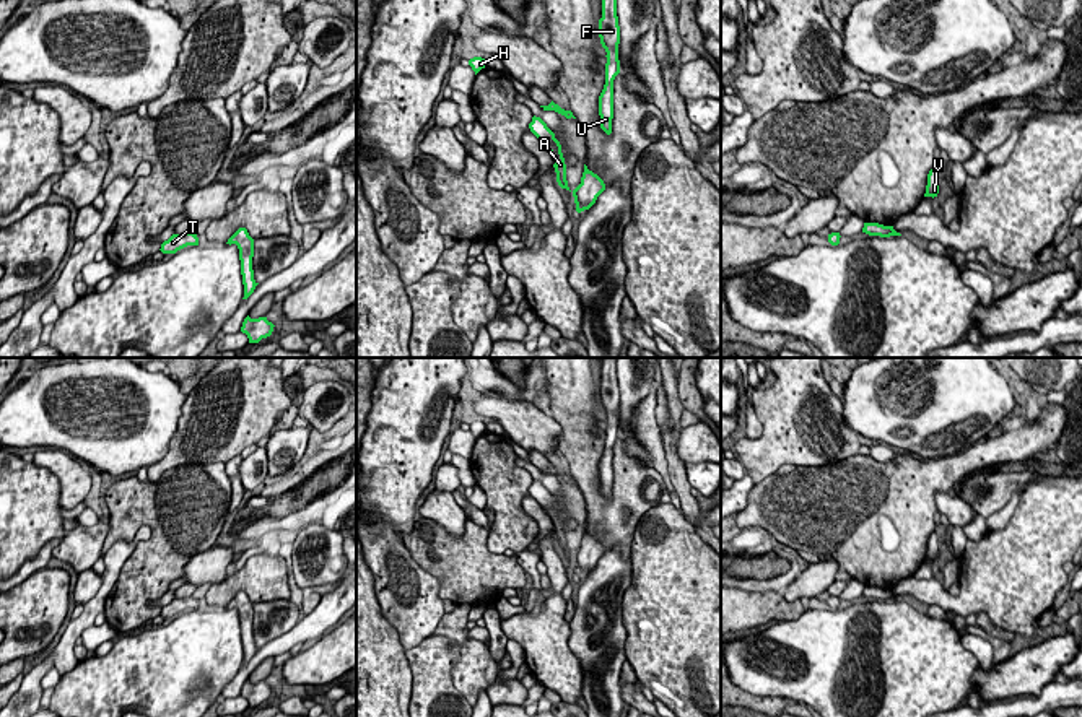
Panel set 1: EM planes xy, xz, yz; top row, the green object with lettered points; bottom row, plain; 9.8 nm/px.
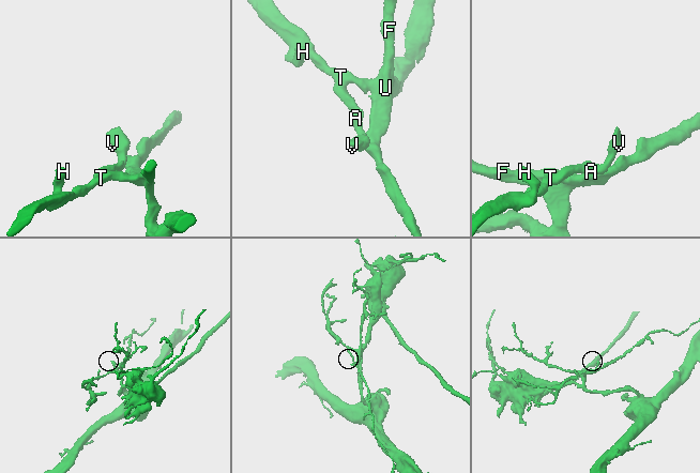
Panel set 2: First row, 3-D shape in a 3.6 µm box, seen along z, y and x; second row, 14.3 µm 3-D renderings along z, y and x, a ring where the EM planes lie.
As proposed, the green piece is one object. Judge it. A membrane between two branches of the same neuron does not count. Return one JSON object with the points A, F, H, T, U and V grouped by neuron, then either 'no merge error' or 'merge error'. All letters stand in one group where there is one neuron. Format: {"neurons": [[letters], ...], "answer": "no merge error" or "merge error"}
{"neurons": [["A", "F", "H", "T", "U", "V"]], "answer": "no merge error"}

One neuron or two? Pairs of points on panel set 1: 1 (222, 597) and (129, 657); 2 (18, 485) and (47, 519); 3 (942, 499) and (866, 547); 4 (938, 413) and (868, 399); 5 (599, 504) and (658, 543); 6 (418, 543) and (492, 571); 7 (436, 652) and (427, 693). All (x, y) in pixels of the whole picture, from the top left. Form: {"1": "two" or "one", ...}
{"1": "two", "2": "one", "3": "two", "4": "one", "5": "two", "6": "one", "7": "one"}

